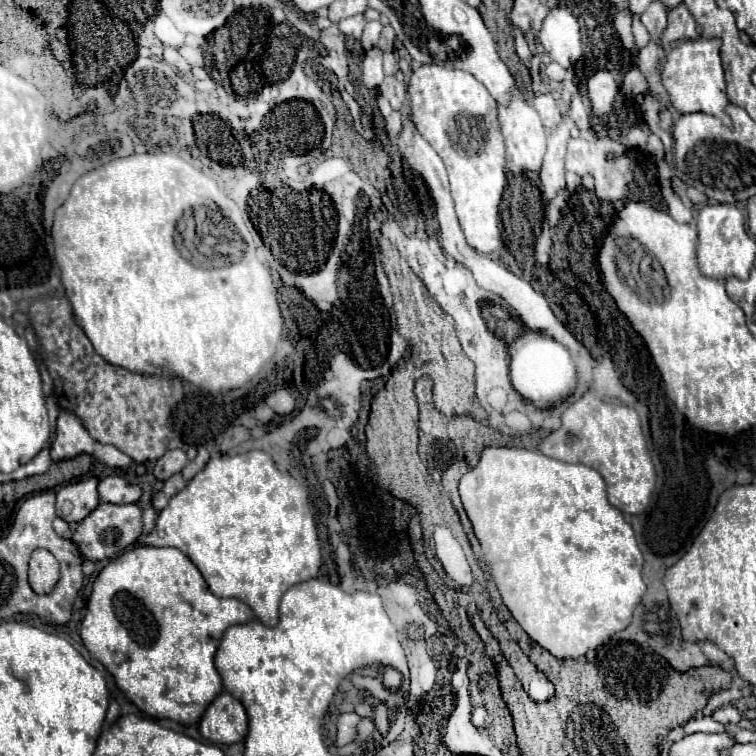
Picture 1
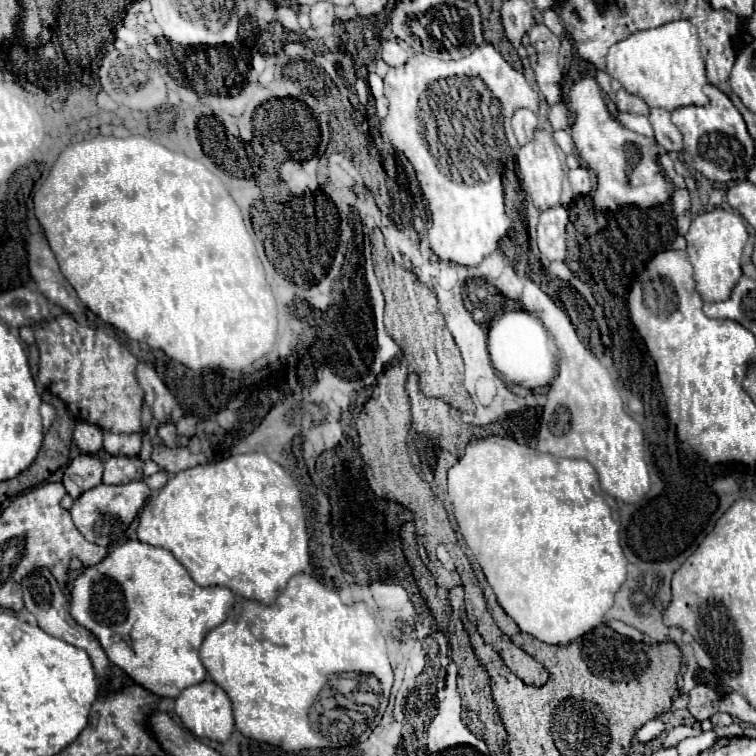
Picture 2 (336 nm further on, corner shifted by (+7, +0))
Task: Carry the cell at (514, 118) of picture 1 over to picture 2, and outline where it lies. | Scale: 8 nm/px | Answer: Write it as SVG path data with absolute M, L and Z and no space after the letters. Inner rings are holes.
M544 128L536 130L530 144L520 146L520 150L516 154L516 162L518 162L518 170L520 170L520 184L526 190L526 194L530 194L534 206L538 210L546 210L550 206L556 206L560 202L564 170L562 170L562 154L558 150L558 144L554 142L552 132L548 132Z

